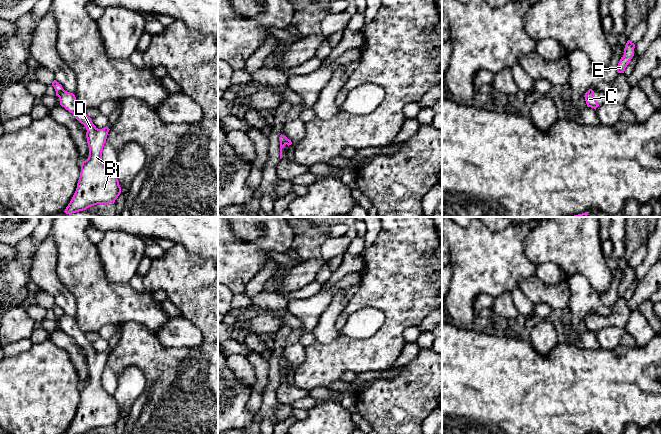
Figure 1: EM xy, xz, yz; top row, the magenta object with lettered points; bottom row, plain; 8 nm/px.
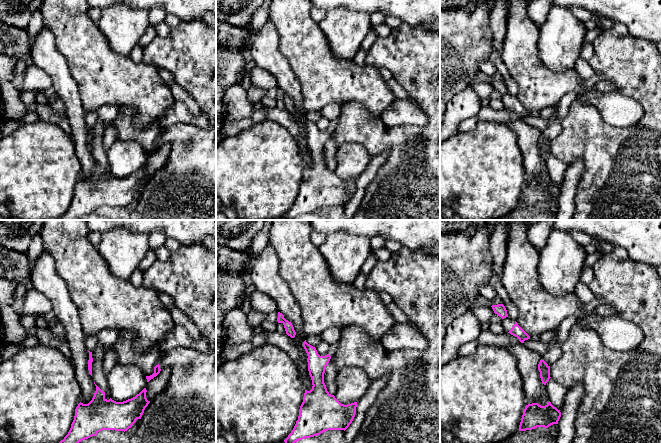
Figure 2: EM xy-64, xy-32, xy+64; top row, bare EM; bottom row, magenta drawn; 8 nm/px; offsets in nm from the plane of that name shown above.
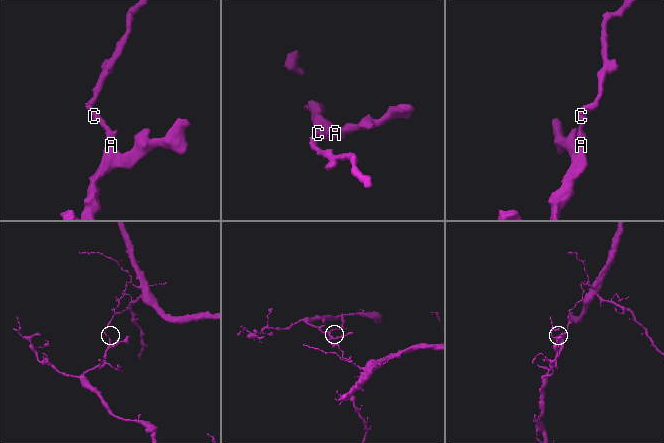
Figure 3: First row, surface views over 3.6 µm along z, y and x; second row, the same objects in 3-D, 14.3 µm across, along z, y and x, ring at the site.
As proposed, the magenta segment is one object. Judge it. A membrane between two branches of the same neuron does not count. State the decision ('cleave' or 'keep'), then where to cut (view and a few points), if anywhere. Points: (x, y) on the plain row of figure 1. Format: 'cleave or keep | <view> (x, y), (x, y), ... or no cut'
cleave | xy (63, 313), (58, 320)

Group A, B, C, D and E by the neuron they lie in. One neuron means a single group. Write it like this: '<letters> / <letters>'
A B C D / E

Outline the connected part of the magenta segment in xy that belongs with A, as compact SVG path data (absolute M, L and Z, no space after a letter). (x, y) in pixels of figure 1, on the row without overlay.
M63 314L58 321L60 329L86 351L89 371L88 383L81 389L76 415L65 434L86 434L97 428L115 426L121 411L114 396L109 395L102 386L102 374L110 353L98 353L73 317Z

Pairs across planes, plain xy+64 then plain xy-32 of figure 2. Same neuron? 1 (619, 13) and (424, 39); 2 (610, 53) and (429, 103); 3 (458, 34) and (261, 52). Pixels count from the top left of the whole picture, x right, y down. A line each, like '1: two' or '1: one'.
1: two
2: one
3: two

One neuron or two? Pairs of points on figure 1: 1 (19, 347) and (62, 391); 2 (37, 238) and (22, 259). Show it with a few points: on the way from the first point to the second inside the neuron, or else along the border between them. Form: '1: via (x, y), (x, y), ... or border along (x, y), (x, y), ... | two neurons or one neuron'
1: border along (33, 344), (28, 350), (10, 357) | two neurons
2: border along (30, 236), (36, 248) | two neurons

